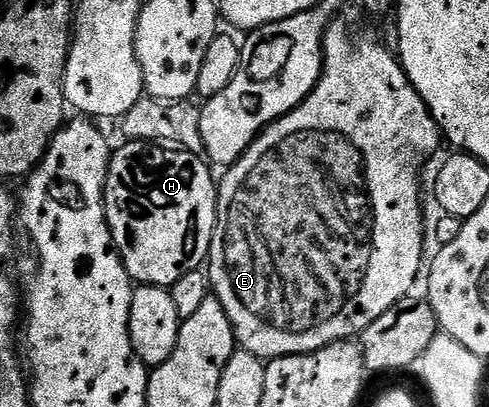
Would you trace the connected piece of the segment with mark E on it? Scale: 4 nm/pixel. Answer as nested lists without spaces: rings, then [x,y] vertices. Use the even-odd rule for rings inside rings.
[[[342,19],[332,20],[327,28],[327,33],[323,36],[323,75],[319,77],[319,85],[292,112],[285,114],[279,120],[273,121],[268,128],[264,128],[259,133],[259,137],[247,147],[243,157],[224,171],[227,173],[224,174],[223,180],[221,176],[217,184],[219,211],[215,214],[215,229],[211,239],[211,255],[209,257],[209,275],[213,295],[219,299],[221,306],[225,306],[225,314],[229,314],[229,322],[233,326],[242,351],[252,352],[253,355],[266,358],[268,361],[275,360],[279,356],[301,356],[304,352],[315,352],[318,348],[324,348],[326,344],[334,344],[336,340],[351,340],[358,337],[369,325],[377,322],[377,318],[381,318],[381,314],[385,314],[385,310],[389,310],[397,302],[406,300],[412,295],[411,287],[414,286],[415,279],[418,276],[420,279],[421,269],[425,264],[425,256],[423,260],[423,192],[419,189],[419,171],[422,170],[423,163],[438,150],[439,140],[441,144],[439,127],[434,118],[431,117],[431,112],[425,106],[425,102],[419,97],[417,90],[411,85],[406,74],[403,73],[403,66],[399,63],[396,53],[392,49],[390,52],[385,45],[378,44],[371,36],[362,36],[359,32],[351,32],[350,26]]]

